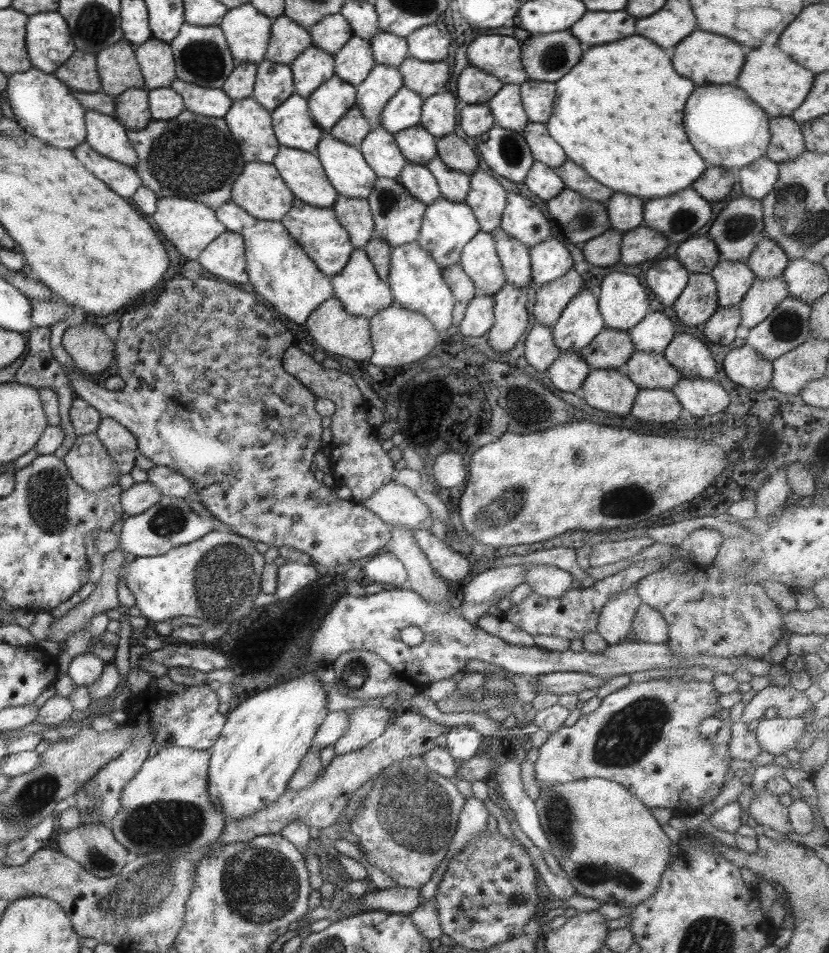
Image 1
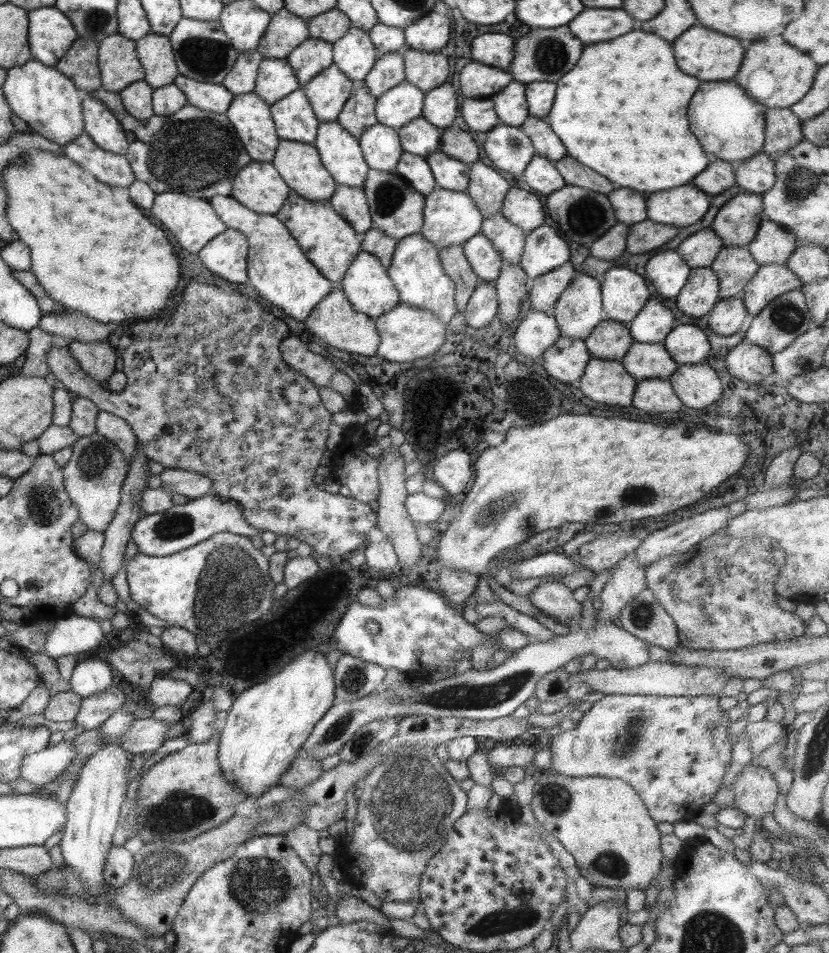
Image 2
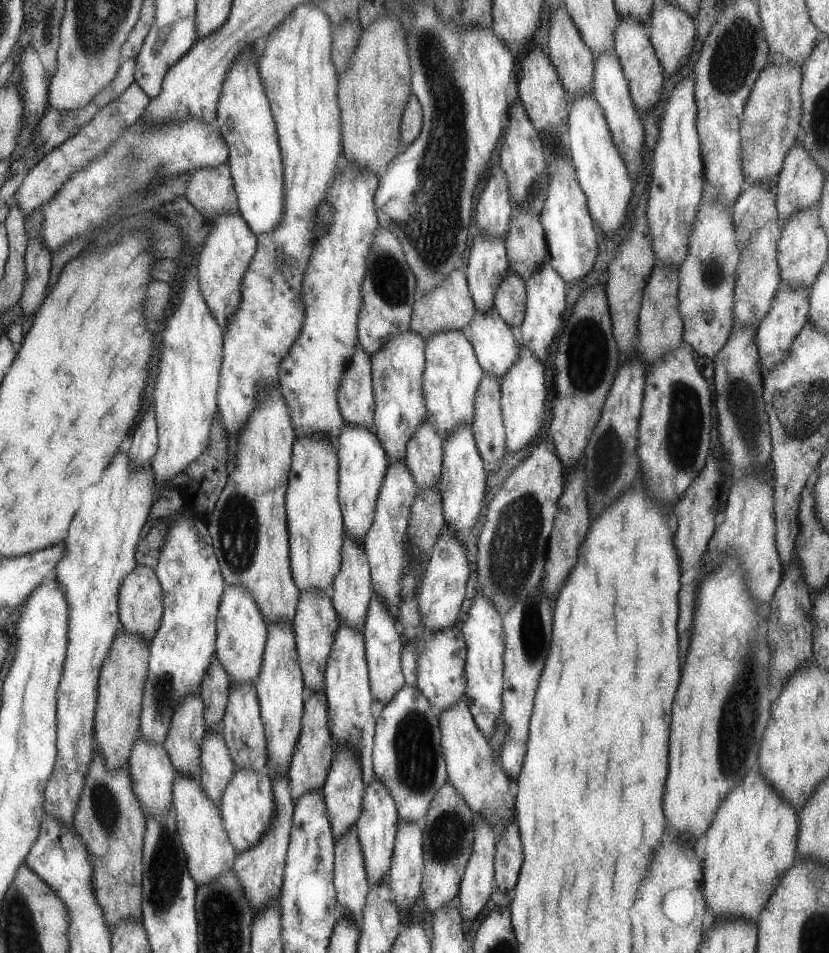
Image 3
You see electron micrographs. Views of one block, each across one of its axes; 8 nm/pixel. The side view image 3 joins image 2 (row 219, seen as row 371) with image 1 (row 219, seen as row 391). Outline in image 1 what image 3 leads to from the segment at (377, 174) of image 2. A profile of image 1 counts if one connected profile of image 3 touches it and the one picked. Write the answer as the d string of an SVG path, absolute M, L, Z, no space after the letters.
M377 177L366 201L374 223L374 233L391 248L415 241L419 234L425 205L412 197L398 181Z

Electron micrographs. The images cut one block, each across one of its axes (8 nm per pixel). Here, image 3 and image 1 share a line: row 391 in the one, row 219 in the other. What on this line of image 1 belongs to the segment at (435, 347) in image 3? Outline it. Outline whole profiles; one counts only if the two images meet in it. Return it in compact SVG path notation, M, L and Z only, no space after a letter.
M440 196L425 207L416 241L439 265L440 270L443 270L446 266L458 262L459 255L467 241L471 240L473 235L479 231L479 225L467 203L449 202Z

